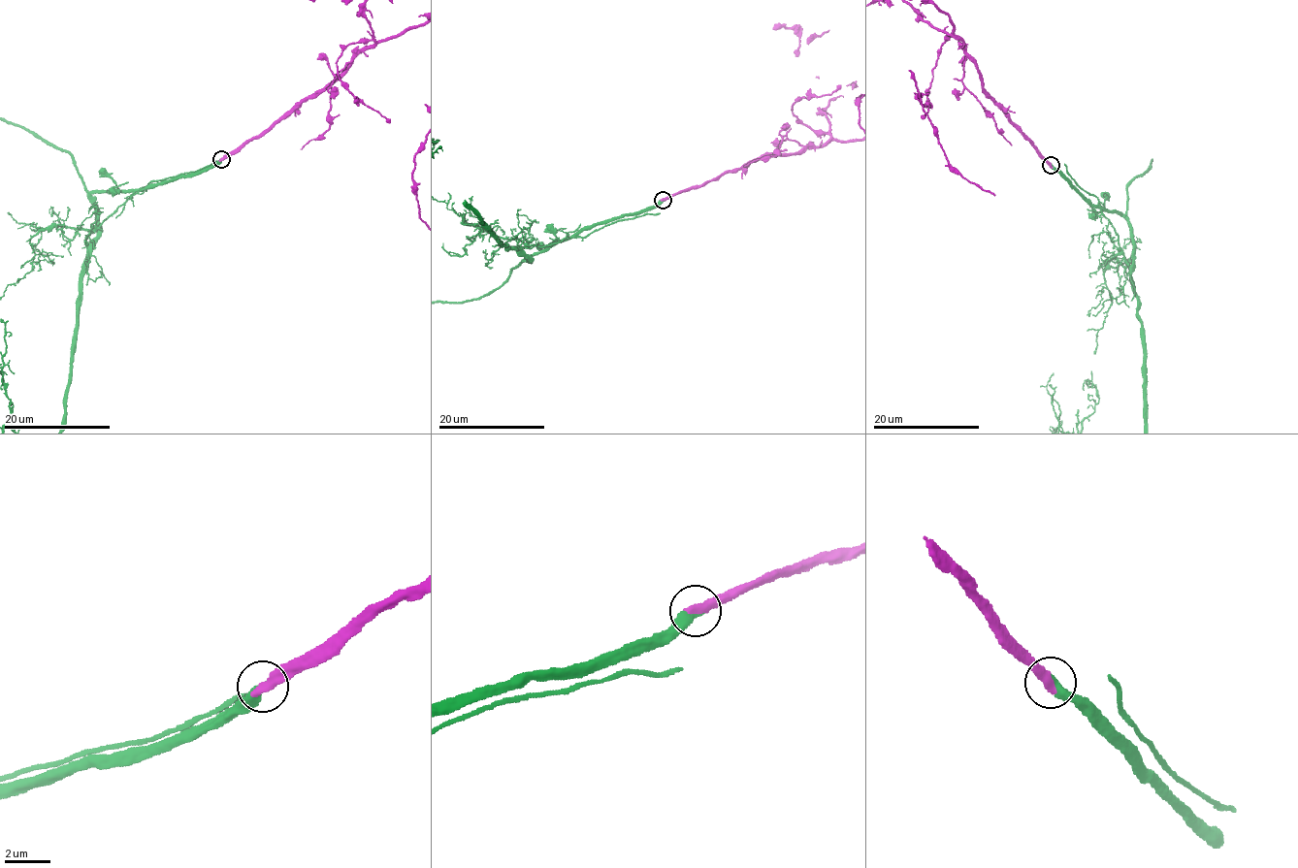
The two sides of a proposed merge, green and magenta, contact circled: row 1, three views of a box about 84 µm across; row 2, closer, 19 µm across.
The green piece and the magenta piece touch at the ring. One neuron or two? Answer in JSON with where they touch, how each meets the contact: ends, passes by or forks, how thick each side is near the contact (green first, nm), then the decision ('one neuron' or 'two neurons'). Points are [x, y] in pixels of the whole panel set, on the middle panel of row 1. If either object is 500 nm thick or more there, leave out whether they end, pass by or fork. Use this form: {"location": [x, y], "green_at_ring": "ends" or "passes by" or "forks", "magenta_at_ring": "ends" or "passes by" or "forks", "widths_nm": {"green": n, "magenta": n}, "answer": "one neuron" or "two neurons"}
{"location": [663, 200], "green_at_ring": "ends", "magenta_at_ring": "ends", "widths_nm": {"green": 400, "magenta": 480}, "answer": "one neuron"}

